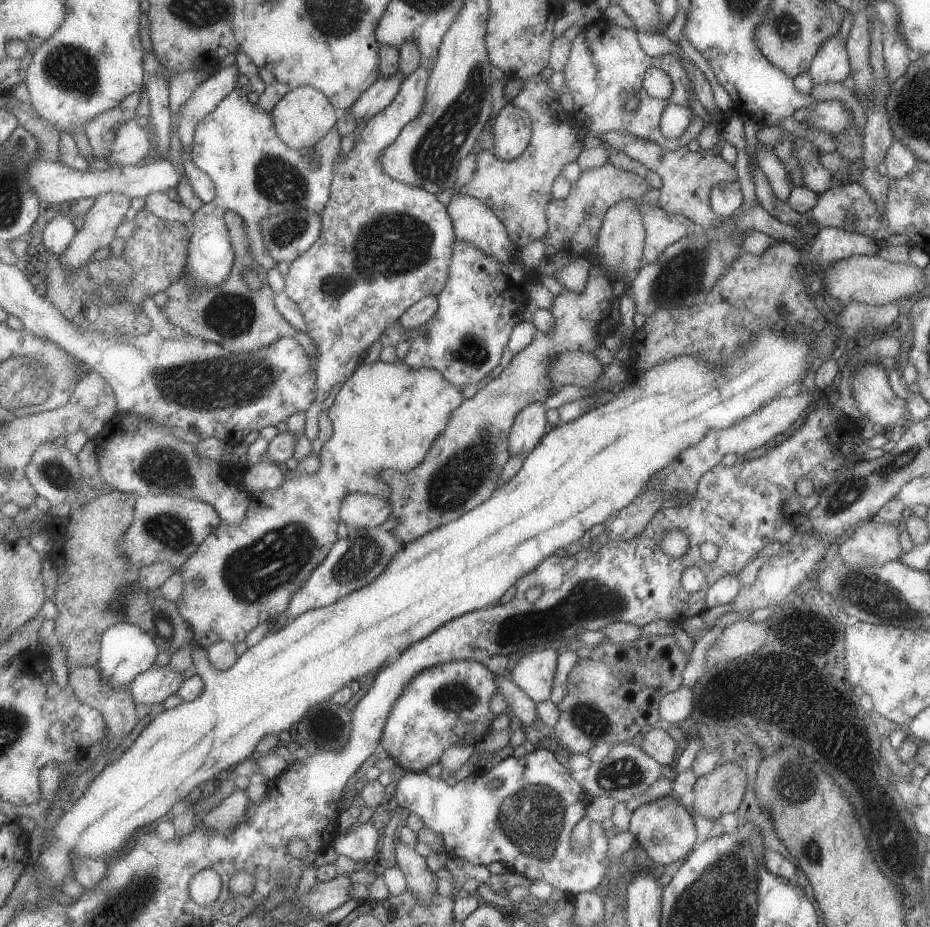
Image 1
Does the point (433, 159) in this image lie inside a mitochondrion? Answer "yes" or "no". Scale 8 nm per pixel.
yes

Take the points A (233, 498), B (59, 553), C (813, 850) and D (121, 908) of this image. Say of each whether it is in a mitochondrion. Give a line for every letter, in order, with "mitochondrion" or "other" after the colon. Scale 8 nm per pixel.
A: other
B: other
C: mitochondrion
D: mitochondrion

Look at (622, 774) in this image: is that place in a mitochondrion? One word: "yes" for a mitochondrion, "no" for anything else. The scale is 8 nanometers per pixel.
yes

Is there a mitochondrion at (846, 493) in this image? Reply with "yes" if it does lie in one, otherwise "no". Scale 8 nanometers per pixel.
yes

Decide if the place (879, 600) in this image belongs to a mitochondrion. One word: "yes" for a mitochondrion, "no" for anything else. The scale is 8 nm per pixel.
yes

